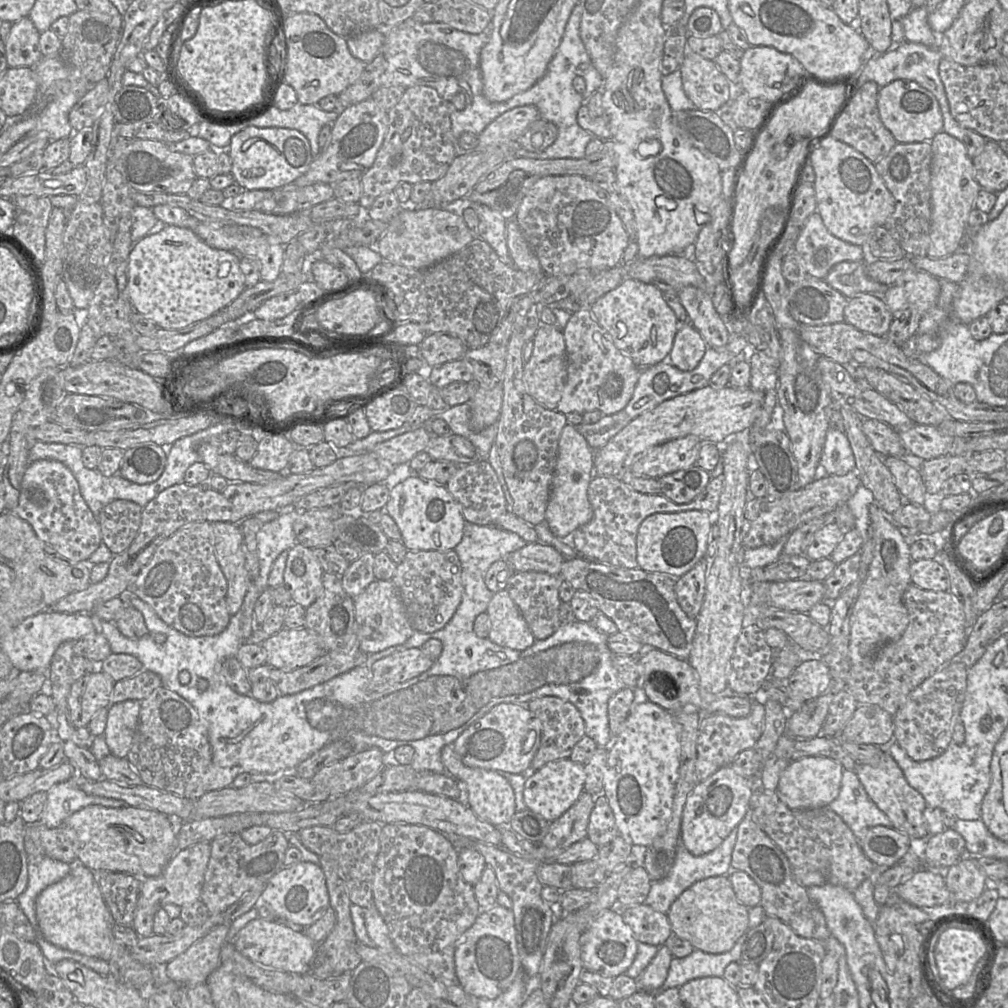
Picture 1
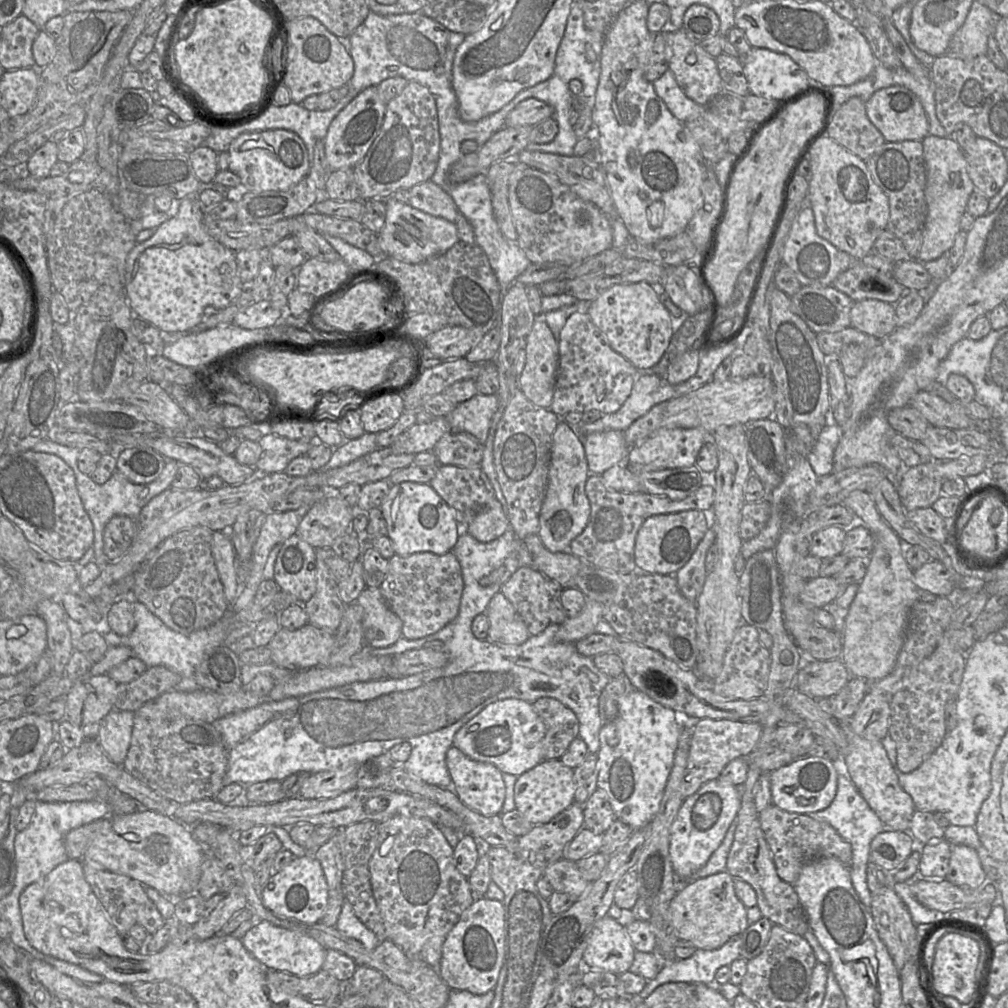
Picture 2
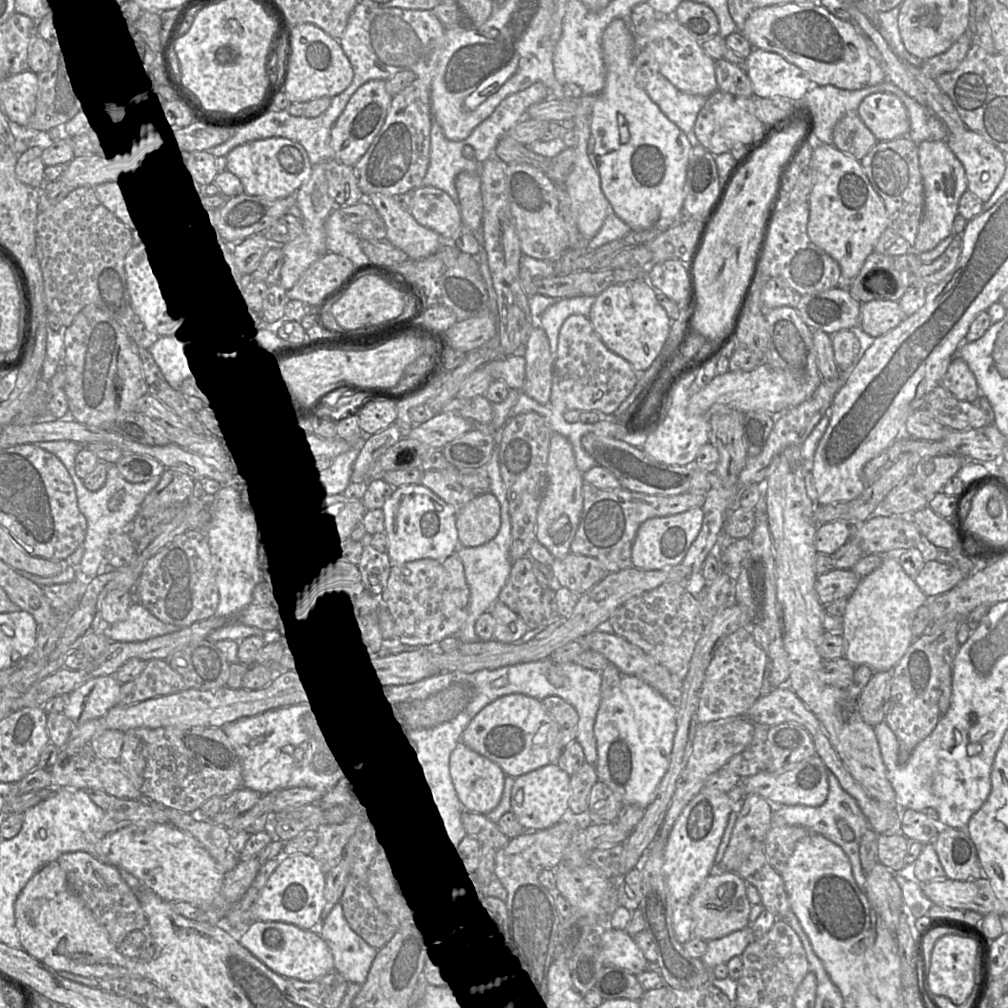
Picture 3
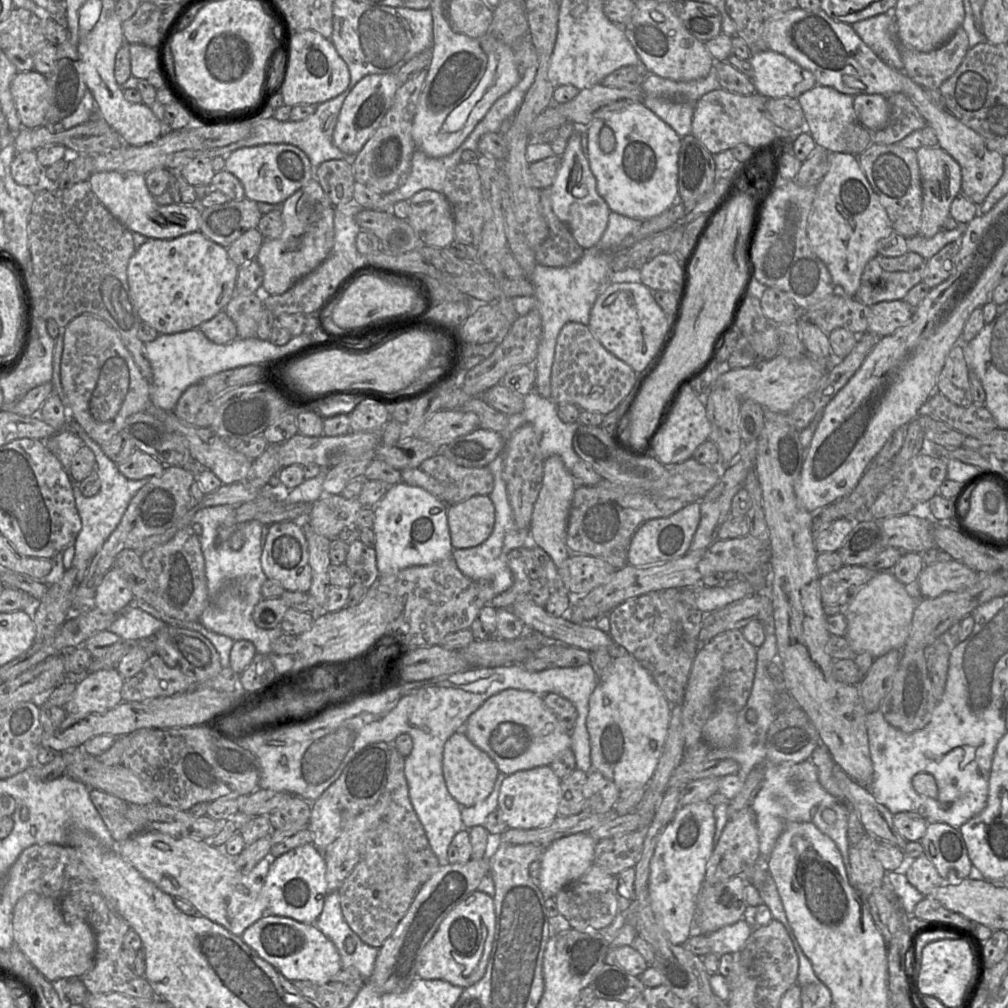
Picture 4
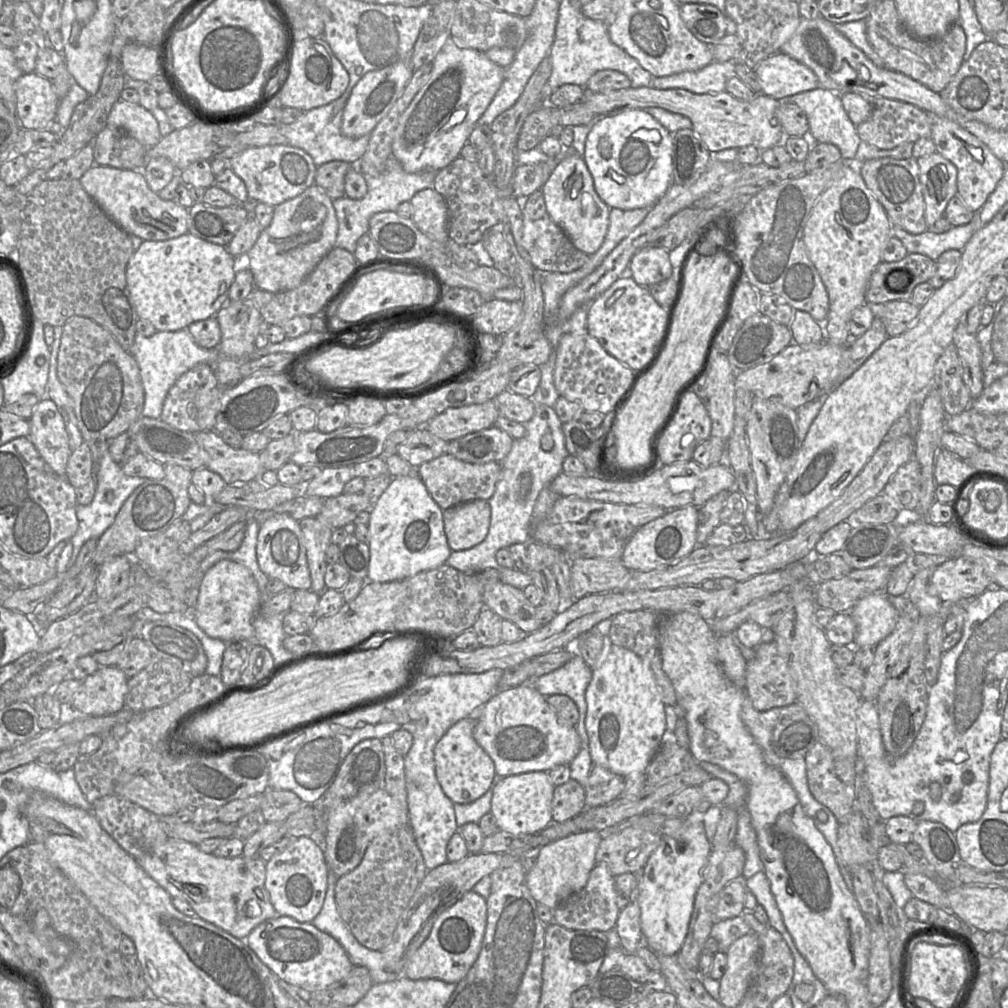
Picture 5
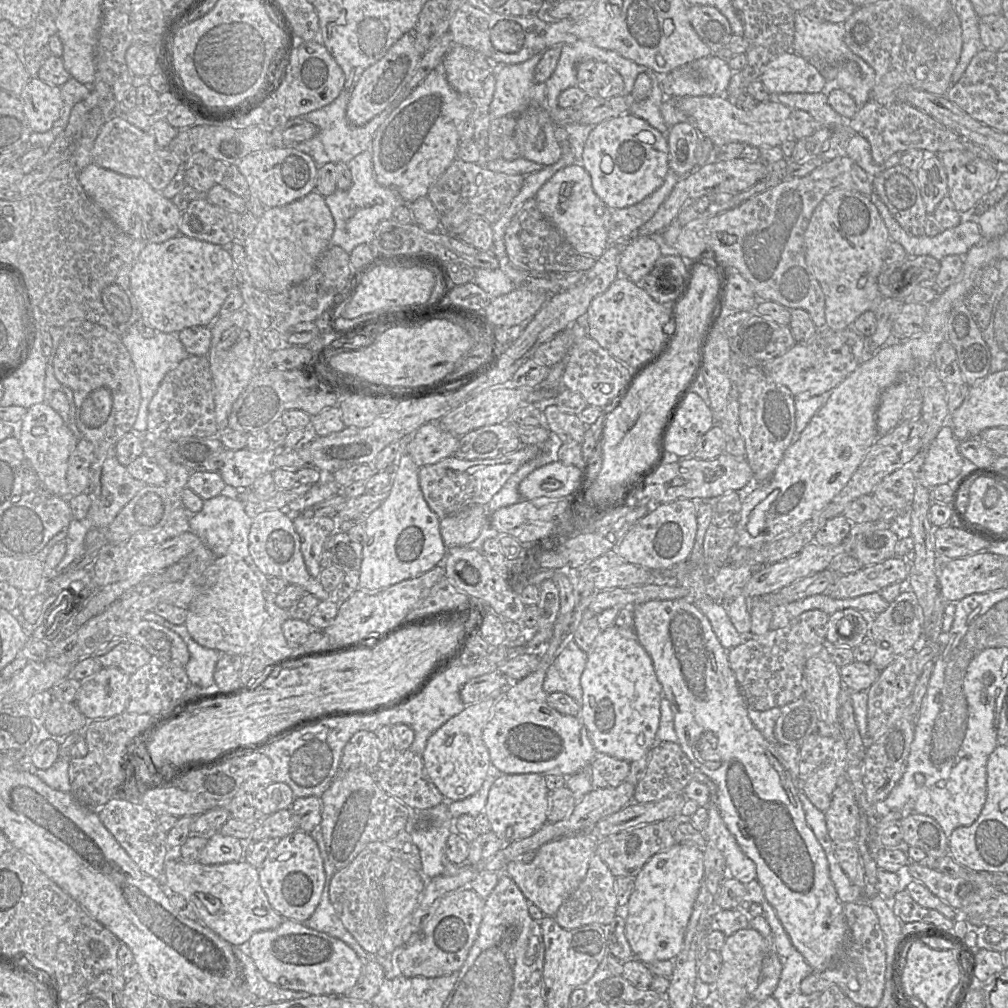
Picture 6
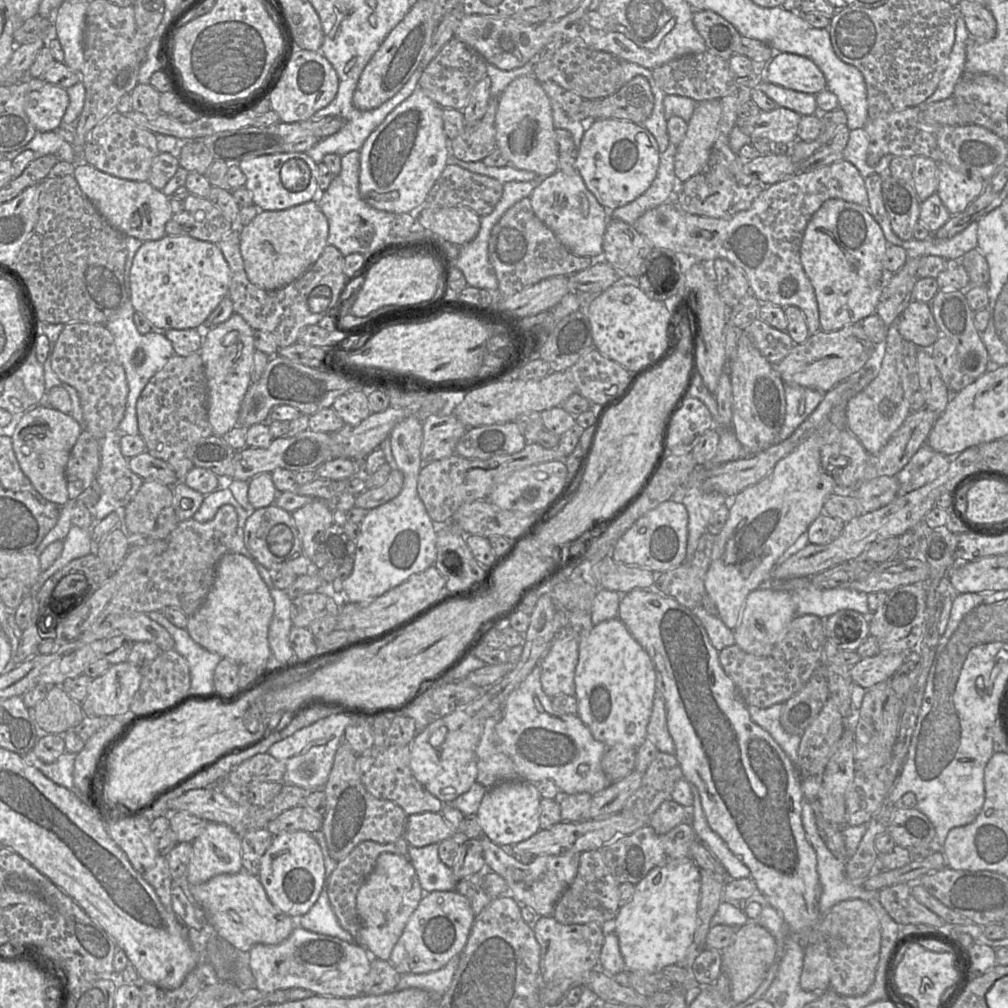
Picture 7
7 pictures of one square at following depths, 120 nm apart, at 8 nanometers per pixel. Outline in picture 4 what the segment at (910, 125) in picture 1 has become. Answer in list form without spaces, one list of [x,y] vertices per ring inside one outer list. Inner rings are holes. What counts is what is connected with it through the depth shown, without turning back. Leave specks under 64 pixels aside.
[[[880,94],[854,96],[854,110],[858,122],[872,133],[884,129],[890,118],[887,97]]]

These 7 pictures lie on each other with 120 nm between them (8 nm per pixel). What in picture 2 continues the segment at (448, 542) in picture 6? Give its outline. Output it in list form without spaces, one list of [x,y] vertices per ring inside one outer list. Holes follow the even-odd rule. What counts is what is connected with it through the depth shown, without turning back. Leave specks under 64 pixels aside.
[[[494,499],[476,514],[464,531],[476,540],[487,543],[500,537],[509,527],[509,519],[501,503]]]

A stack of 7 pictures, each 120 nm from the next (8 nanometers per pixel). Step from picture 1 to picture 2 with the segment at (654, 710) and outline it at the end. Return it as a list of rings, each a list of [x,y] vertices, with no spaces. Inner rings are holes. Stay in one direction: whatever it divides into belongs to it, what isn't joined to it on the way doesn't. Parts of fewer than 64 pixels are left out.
[[[635,688],[620,699],[617,716],[600,729],[597,787],[606,793],[615,818],[634,831],[649,825],[659,810],[681,729],[677,713]]]

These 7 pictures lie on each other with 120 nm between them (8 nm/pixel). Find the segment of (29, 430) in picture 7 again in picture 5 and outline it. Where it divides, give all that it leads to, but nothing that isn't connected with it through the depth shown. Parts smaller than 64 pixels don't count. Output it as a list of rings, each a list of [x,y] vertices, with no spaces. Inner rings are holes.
[[[46,396],[40,398],[29,422],[29,440],[50,468],[57,475],[66,477],[66,467],[72,451],[63,417],[56,404]]]

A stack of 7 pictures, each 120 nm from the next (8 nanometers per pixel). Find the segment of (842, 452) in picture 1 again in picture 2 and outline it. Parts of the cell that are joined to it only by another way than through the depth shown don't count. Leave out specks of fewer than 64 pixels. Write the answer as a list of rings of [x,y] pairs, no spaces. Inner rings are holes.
[[[837,423],[826,425],[806,455],[818,477],[832,473],[834,452],[840,441],[841,434],[842,428]]]

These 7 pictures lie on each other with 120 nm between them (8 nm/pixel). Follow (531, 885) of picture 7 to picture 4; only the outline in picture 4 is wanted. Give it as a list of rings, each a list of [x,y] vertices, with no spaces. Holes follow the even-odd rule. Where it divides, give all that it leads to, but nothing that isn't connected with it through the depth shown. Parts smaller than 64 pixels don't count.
[[[589,833],[555,840],[540,857],[538,886],[544,898],[554,898],[567,884],[578,880],[594,864],[597,841]]]

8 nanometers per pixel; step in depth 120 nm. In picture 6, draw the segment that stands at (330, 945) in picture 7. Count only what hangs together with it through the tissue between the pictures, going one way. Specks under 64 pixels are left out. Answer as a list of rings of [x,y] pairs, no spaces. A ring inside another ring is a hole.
[[[289,919],[273,930],[254,933],[247,953],[268,982],[309,995],[344,996],[362,974],[364,961],[343,941]]]

